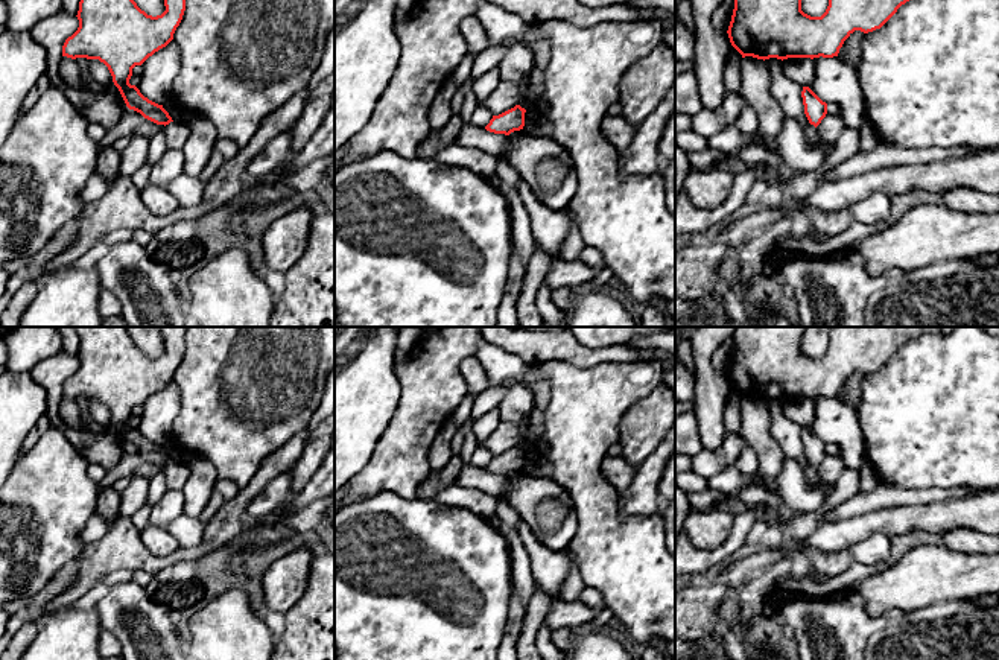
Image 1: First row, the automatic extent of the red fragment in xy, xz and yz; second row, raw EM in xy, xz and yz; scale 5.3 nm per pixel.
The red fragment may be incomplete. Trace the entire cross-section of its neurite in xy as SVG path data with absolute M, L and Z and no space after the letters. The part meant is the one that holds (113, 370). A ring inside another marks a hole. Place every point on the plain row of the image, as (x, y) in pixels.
M73 327L79 336L78 371L62 386L62 397L76 400L99 400L103 403L114 426L119 429L126 447L140 453L157 465L169 465L172 458L163 449L144 438L135 426L129 424L132 409L141 406L149 397L166 388L179 366L186 351L187 327L163 327L166 351L152 357L141 351L129 335L129 327Z

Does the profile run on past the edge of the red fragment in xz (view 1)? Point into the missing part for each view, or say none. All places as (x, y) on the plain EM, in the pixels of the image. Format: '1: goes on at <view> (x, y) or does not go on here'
1: does not go on here

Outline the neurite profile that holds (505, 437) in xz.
M502 420L497 429L477 447L488 449L494 456L499 456L519 446L519 424Z

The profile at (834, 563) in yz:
M841 549L833 552L809 551L804 558L804 564L812 567L821 575L835 576L842 573L853 563L850 549Z

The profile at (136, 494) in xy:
M143 476L129 478L129 485L120 493L120 517L132 517L147 500L151 479Z

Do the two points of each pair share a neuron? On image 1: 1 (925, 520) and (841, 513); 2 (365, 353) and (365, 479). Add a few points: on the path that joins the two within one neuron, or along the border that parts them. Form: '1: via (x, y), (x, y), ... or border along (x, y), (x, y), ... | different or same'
1: border along (894, 505), (824, 522) | different
2: border along (382, 434), (370, 461), (350, 479) | different

